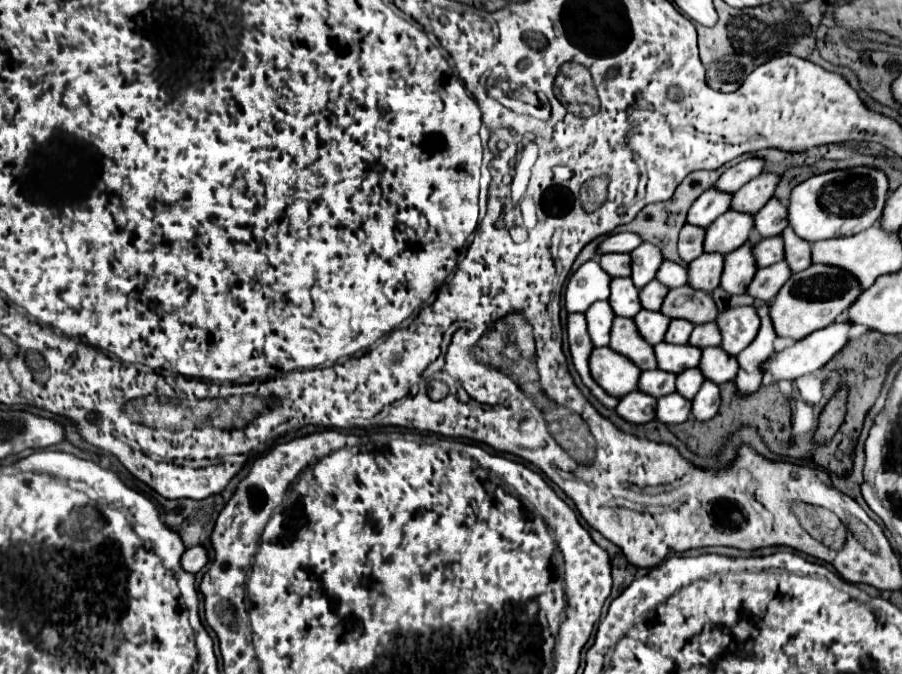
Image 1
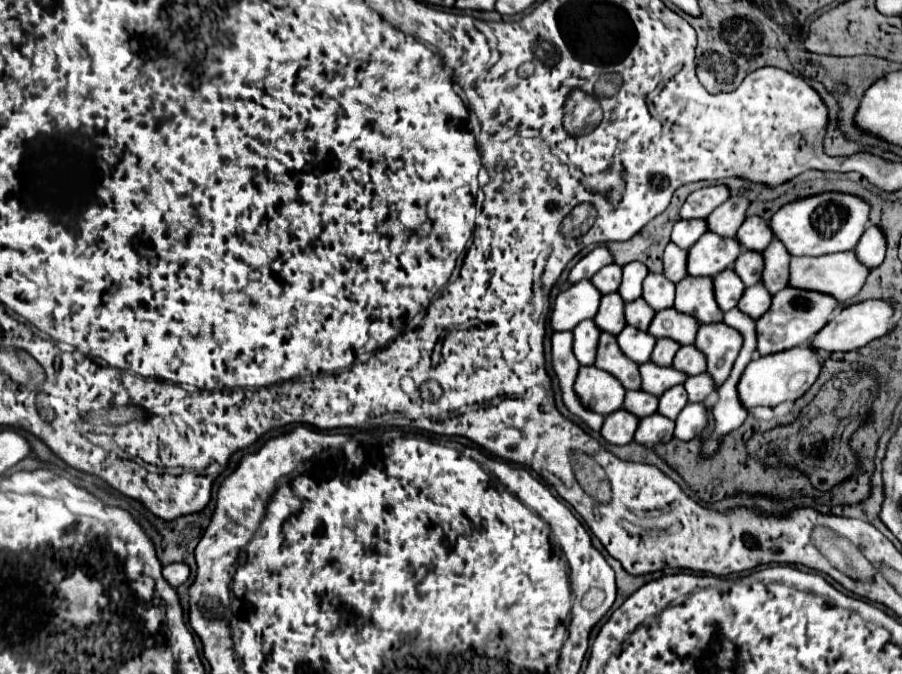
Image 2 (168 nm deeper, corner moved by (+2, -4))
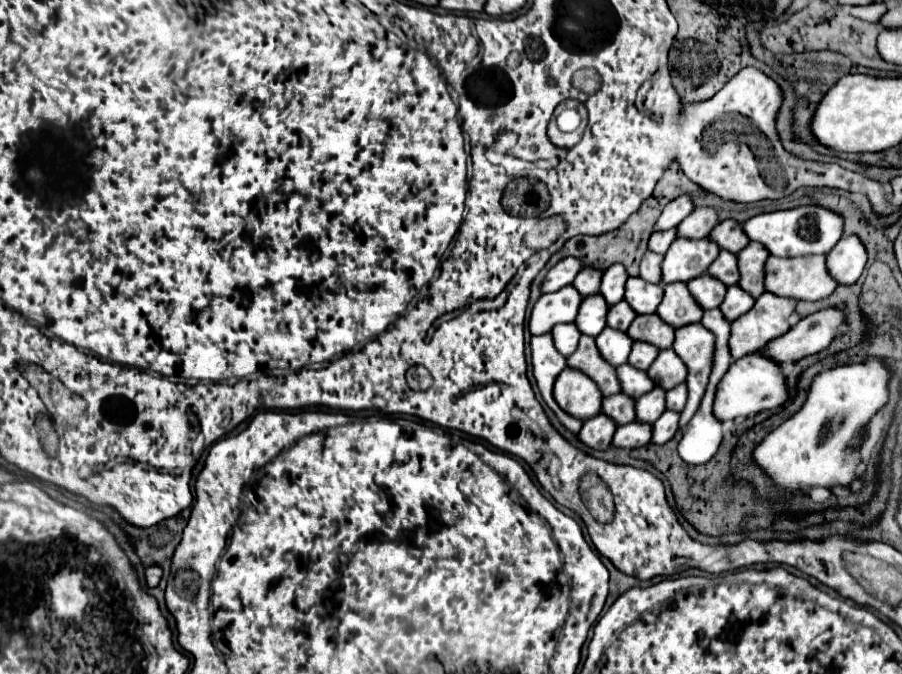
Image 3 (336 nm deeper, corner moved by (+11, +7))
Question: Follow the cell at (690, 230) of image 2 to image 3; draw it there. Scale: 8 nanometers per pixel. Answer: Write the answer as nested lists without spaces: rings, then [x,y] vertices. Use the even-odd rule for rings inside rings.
[[[672,227],[672,229],[664,231],[664,233],[652,233],[648,249],[656,251],[656,253],[666,253],[674,239],[676,239],[676,227]]]

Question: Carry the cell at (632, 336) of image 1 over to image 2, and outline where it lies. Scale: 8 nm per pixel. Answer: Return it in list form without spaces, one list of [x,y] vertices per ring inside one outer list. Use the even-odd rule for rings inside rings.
[[[601,334],[599,346],[597,346],[597,358],[595,358],[595,368],[609,372],[615,376],[625,390],[639,390],[641,386],[641,376],[639,376],[639,366],[633,364],[619,348],[615,336]]]

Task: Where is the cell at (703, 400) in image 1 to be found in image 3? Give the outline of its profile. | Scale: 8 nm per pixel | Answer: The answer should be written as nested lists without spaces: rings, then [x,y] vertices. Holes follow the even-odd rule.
[[[666,409],[660,419],[652,425],[652,443],[664,445],[666,441],[670,441],[678,431],[678,421],[680,413],[672,413],[672,409]]]

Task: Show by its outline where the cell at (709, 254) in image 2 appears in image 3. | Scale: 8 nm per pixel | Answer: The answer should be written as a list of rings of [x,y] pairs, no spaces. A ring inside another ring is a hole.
[[[708,237],[700,241],[676,239],[664,255],[662,263],[662,279],[666,283],[674,281],[690,281],[692,277],[702,275],[712,261],[718,257],[720,249],[708,241]]]

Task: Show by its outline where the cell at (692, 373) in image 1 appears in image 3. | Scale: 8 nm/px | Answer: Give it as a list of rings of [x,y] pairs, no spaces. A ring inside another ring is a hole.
[[[652,389],[644,397],[636,399],[636,419],[644,423],[652,423],[666,409],[666,393],[662,389]]]

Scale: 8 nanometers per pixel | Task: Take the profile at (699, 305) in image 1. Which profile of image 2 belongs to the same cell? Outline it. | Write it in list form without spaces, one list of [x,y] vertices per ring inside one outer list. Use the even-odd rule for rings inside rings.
[[[667,308],[665,312],[657,312],[651,326],[649,334],[653,338],[671,338],[681,346],[693,344],[695,334],[697,334],[697,320],[693,316],[681,316],[675,308]]]

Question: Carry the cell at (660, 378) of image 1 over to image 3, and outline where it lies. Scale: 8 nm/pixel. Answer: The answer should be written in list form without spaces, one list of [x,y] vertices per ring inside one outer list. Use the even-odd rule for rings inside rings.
[[[616,393],[612,397],[604,397],[604,401],[602,401],[602,413],[612,417],[616,425],[626,425],[626,423],[636,419],[634,401],[626,393]]]

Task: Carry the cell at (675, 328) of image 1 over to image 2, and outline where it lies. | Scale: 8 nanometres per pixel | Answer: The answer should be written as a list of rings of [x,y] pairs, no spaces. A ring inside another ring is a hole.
[[[657,340],[655,350],[651,354],[651,362],[657,366],[669,366],[677,350],[679,350],[679,344],[673,344],[673,340]]]

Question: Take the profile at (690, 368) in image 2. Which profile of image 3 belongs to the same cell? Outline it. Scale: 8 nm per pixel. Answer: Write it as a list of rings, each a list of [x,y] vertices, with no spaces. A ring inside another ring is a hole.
[[[662,349],[658,359],[648,369],[648,375],[666,391],[682,383],[686,379],[686,373],[688,367],[684,365],[684,361],[680,361],[680,357],[676,357],[674,349]]]

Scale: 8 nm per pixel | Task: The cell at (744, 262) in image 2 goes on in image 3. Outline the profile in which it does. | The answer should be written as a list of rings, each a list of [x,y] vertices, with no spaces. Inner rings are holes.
[[[720,251],[718,259],[708,267],[706,271],[712,277],[718,277],[722,283],[726,285],[736,285],[740,279],[740,271],[738,271],[738,261],[734,253],[724,253]]]

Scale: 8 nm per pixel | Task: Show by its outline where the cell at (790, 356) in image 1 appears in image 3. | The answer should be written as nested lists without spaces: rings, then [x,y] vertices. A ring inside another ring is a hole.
[[[750,353],[734,361],[728,373],[722,377],[716,391],[714,415],[722,421],[736,419],[736,417],[750,417],[764,409],[776,409],[784,405],[786,399],[788,399],[788,379],[784,377],[782,365],[762,353]]]

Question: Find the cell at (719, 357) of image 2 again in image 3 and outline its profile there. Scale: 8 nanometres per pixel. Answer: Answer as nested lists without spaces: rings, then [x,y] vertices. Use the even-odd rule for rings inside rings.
[[[692,323],[692,325],[684,325],[684,329],[676,329],[674,351],[688,367],[688,377],[686,377],[688,401],[682,411],[680,427],[684,427],[692,419],[692,415],[696,413],[704,397],[708,377],[712,373],[712,345],[714,345],[712,331],[704,329],[704,325],[700,323]]]

